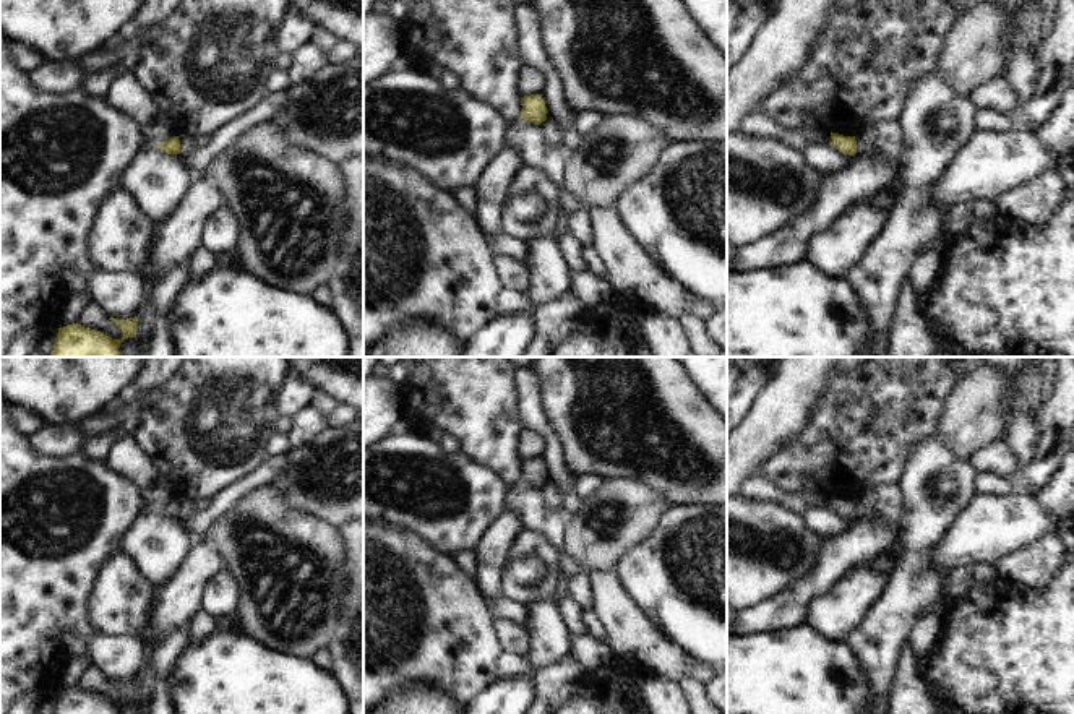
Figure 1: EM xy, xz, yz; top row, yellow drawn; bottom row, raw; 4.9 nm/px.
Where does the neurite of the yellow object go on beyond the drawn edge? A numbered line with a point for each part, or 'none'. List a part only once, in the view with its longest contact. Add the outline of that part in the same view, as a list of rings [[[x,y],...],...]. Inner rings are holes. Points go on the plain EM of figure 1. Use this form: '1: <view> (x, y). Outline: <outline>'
none.

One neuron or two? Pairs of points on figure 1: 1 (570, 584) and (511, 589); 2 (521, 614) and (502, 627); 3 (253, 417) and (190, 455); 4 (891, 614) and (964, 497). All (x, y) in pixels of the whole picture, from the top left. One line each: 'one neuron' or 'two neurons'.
1: two neurons
2: two neurons
3: one neuron
4: one neuron

